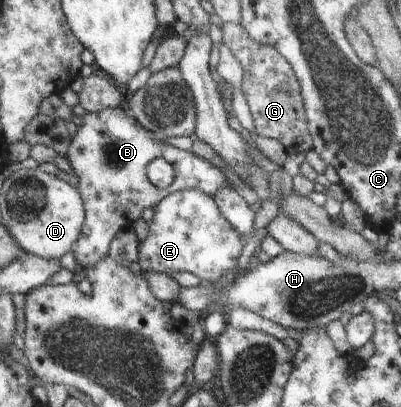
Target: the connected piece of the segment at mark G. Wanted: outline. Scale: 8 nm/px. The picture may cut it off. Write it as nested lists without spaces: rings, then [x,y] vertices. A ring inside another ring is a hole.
[[[222,22],[223,44],[234,54],[242,66],[241,93],[248,103],[256,132],[265,138],[278,140],[287,155],[306,155],[313,150],[312,138],[305,116],[300,84],[290,64],[272,48],[254,42],[241,24]]]

